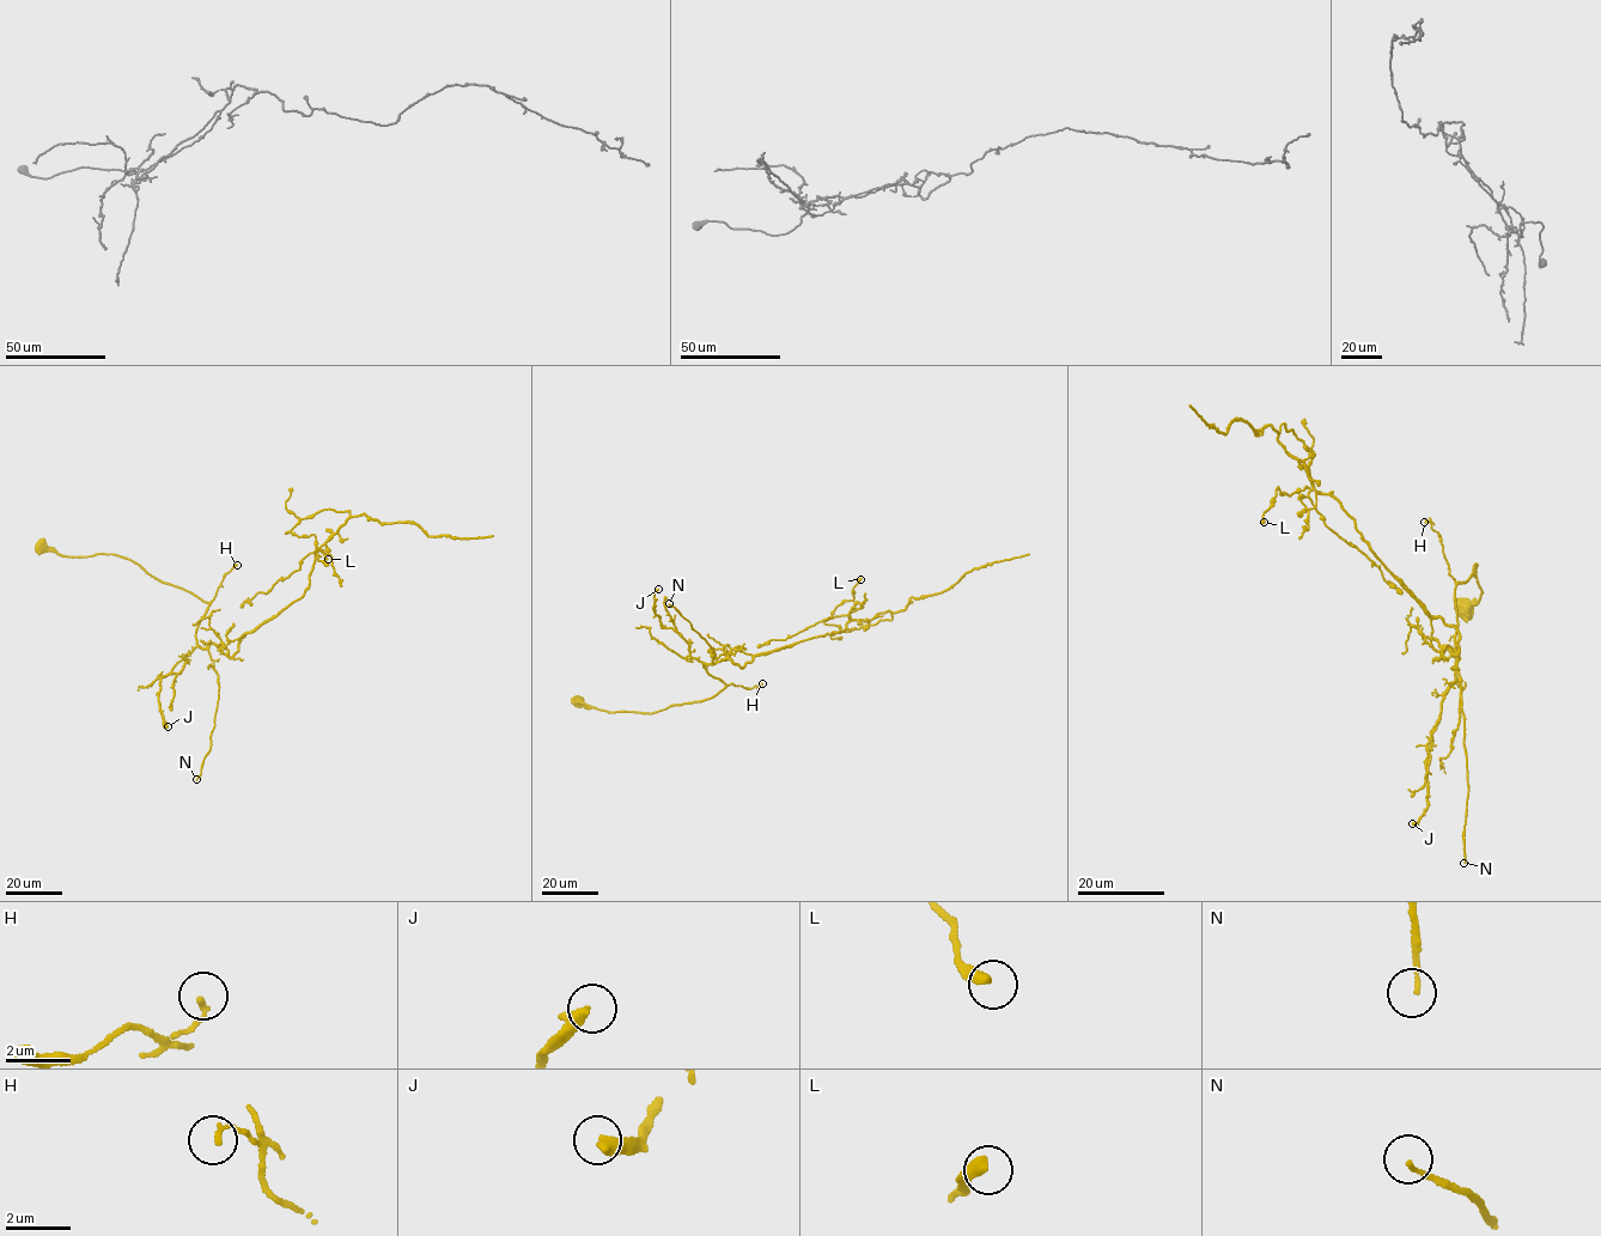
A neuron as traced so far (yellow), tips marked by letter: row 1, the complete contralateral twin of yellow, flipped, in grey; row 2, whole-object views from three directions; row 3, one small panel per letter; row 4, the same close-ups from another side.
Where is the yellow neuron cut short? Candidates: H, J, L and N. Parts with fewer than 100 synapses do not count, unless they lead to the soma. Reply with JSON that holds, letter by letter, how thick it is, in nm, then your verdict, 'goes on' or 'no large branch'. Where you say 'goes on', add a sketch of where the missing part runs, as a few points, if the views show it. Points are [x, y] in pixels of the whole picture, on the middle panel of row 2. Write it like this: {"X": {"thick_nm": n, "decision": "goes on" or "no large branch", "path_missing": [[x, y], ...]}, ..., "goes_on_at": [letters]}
{"H": {"thick_nm": 140, "decision": "no large branch"}, "J": {"thick_nm": 440, "decision": "no large branch"}, "L": {"thick_nm": 360, "decision": "no large branch"}, "N": {"thick_nm": 110, "decision": "no large branch"}, "goes_on_at": []}

